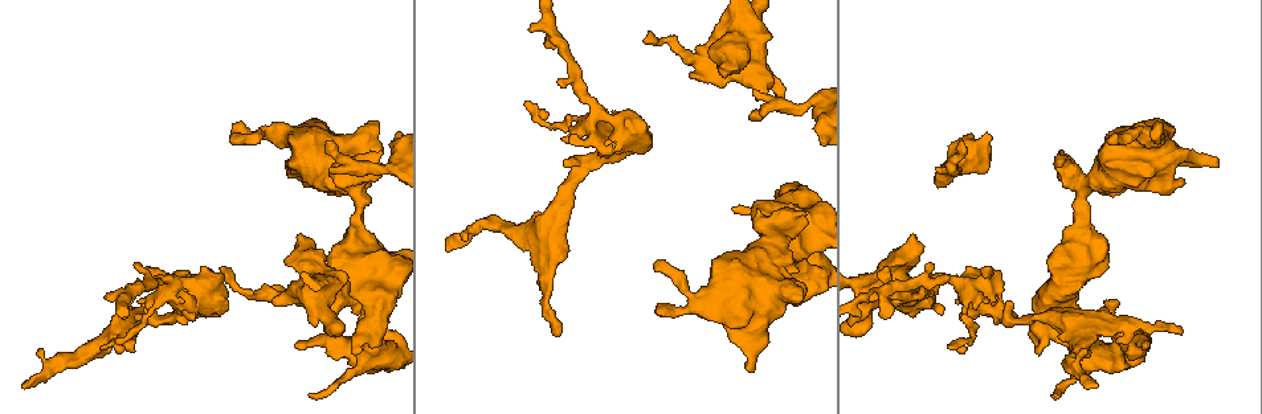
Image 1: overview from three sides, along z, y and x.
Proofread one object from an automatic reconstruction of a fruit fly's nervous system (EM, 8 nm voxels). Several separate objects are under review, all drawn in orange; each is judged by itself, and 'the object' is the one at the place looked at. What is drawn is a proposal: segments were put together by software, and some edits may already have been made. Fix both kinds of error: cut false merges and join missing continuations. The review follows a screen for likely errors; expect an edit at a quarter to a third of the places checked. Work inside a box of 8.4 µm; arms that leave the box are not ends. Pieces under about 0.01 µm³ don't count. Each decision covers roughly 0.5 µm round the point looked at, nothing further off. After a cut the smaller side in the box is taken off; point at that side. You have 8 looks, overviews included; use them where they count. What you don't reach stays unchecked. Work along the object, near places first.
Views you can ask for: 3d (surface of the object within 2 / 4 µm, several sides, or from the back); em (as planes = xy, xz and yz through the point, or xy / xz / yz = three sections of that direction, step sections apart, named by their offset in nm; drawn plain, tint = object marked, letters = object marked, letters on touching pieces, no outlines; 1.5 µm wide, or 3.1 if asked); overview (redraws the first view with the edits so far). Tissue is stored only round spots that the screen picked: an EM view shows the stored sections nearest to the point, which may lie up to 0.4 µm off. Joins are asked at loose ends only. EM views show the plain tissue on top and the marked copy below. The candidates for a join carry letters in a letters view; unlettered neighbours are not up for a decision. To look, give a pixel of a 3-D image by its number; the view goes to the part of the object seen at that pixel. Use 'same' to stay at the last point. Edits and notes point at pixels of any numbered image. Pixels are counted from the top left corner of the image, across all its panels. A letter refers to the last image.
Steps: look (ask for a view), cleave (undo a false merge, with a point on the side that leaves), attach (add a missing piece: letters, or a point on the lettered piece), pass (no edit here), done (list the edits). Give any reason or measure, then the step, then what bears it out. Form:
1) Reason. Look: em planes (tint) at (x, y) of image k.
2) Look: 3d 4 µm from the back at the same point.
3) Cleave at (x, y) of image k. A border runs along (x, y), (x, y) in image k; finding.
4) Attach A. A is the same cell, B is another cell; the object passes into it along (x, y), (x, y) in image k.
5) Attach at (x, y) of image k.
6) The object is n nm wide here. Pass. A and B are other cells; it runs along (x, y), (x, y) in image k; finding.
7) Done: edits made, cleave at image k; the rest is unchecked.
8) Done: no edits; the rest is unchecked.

Branch stops here. Look: 3d 2 µm at (1094, 388) of image 1.

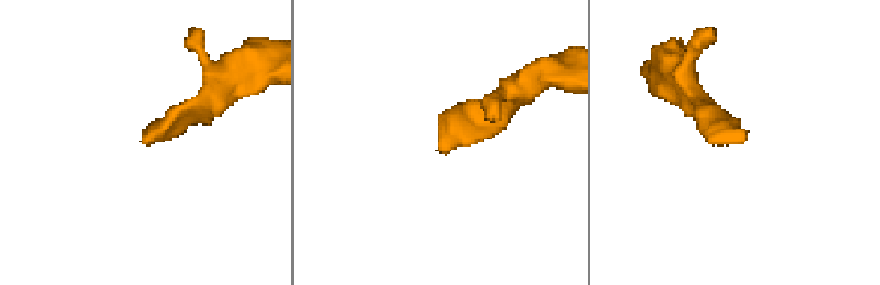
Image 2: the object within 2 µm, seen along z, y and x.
Shape alone is not enough. Look: em yz step 8 (tint) at (145, 141) of image 2.

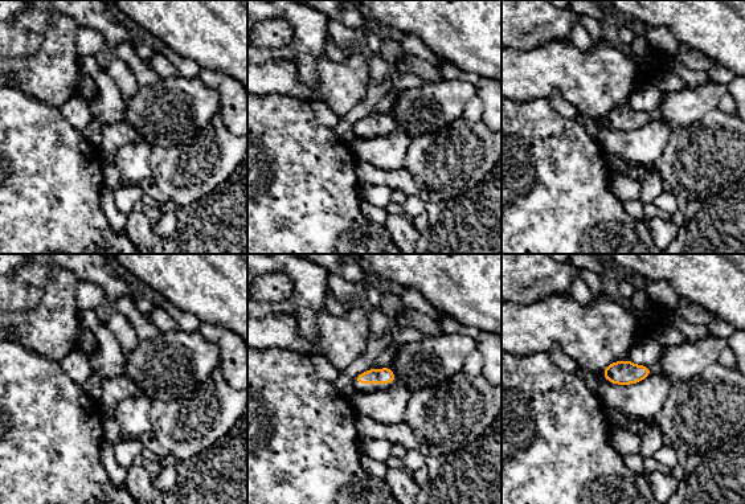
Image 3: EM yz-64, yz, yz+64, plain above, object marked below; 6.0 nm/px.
Look: em xz step 4 (letters) at the same point.

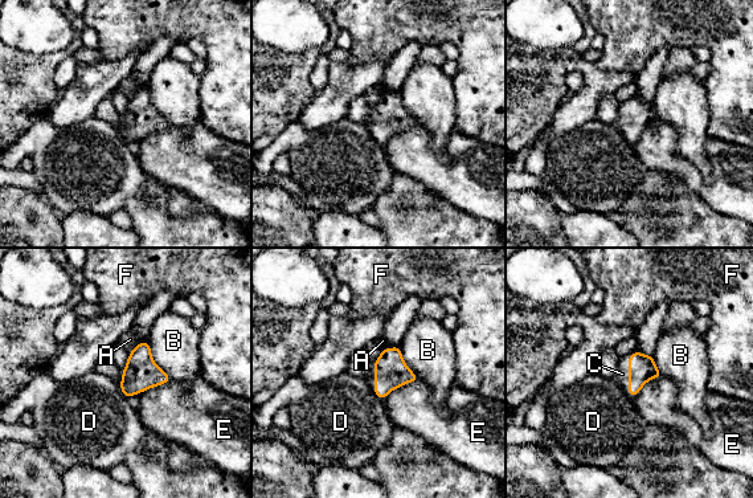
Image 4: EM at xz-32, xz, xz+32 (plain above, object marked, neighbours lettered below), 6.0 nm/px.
The longest contact is with B, 300 nm. Attach C. C is the same cell, A, B, D, E and F are other cells; the object passes into it along (642, 368), (629, 375), (622, 374) in image 4; it goes on there.

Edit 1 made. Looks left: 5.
Look: overview.

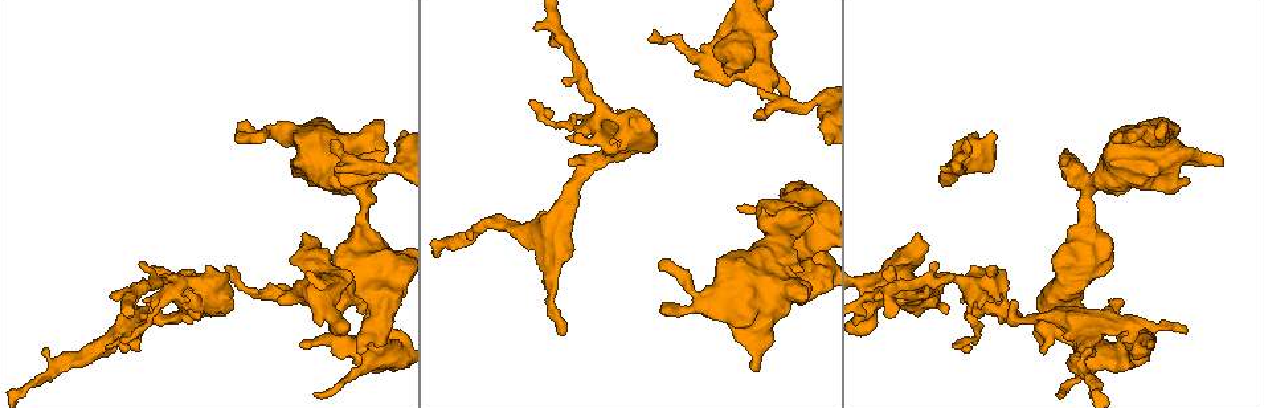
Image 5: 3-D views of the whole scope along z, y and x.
Sudden change in width. Look: em xz step 4 (tint) at (547, 269) of image 5.

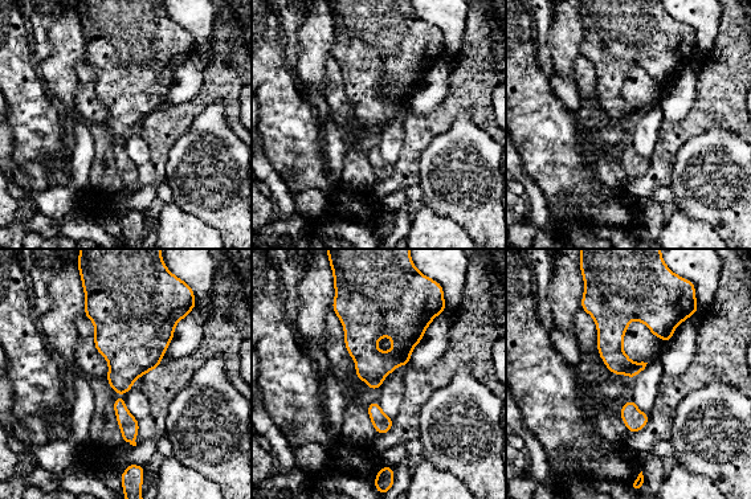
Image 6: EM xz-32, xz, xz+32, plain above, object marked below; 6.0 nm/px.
Cut it another way. Look: em yz step 4 (letters) at the same point.

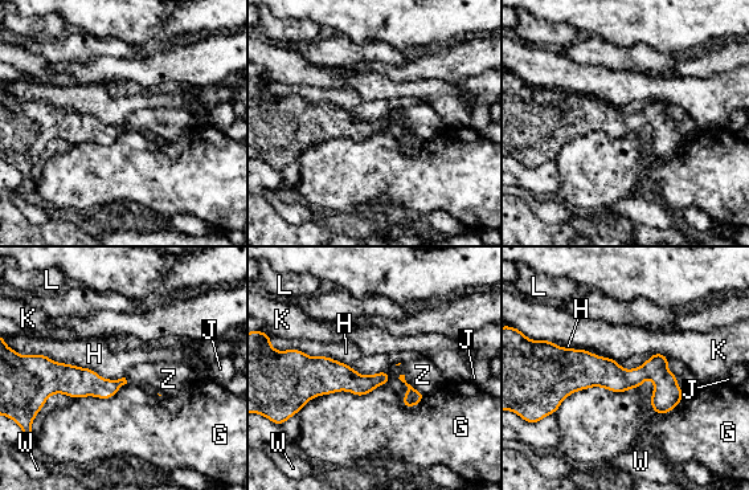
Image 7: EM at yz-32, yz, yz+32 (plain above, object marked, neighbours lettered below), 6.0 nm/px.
The object is 110 nm wide here. Pass. G, H, J, K, L, W and Z are other cells; a border runs along (286, 350), (363, 375), (385, 370) in image 7; one neuron here.

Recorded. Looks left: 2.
An open end. Look: em xz step 4 (letters) at (141, 264) of image 5.

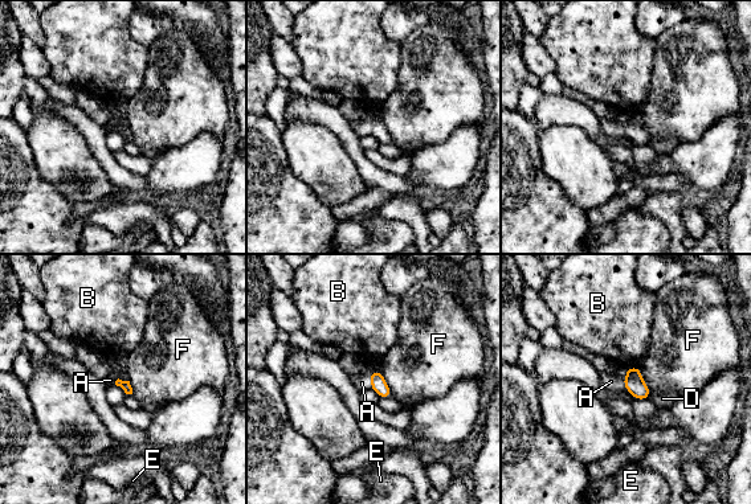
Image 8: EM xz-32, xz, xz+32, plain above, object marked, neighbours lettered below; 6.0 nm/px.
Cut it another way. Look: em planes (letters) at the same point.

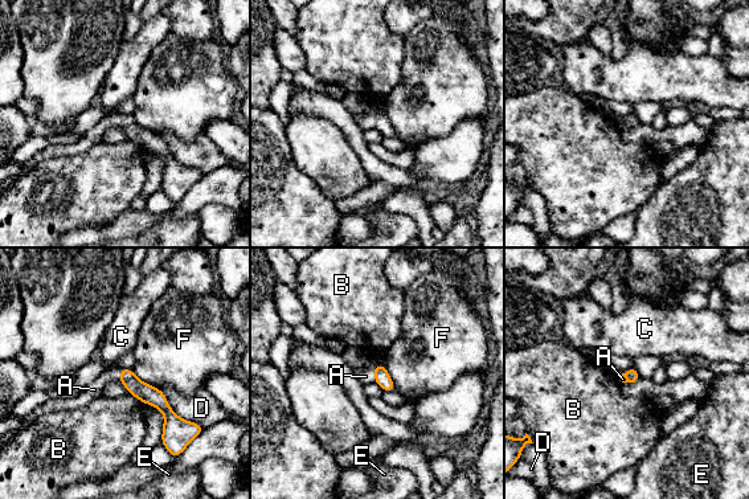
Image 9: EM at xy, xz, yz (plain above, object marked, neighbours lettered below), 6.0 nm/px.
Attach A. A is the same cell, B, C, D, E and F are other cells; the object passes into it along (381, 377), (375, 373), (365, 376) in image 9; it goes on there.

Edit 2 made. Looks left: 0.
Done: edits made, attach at image 4, attach at image 9; the rest is unchecked.

